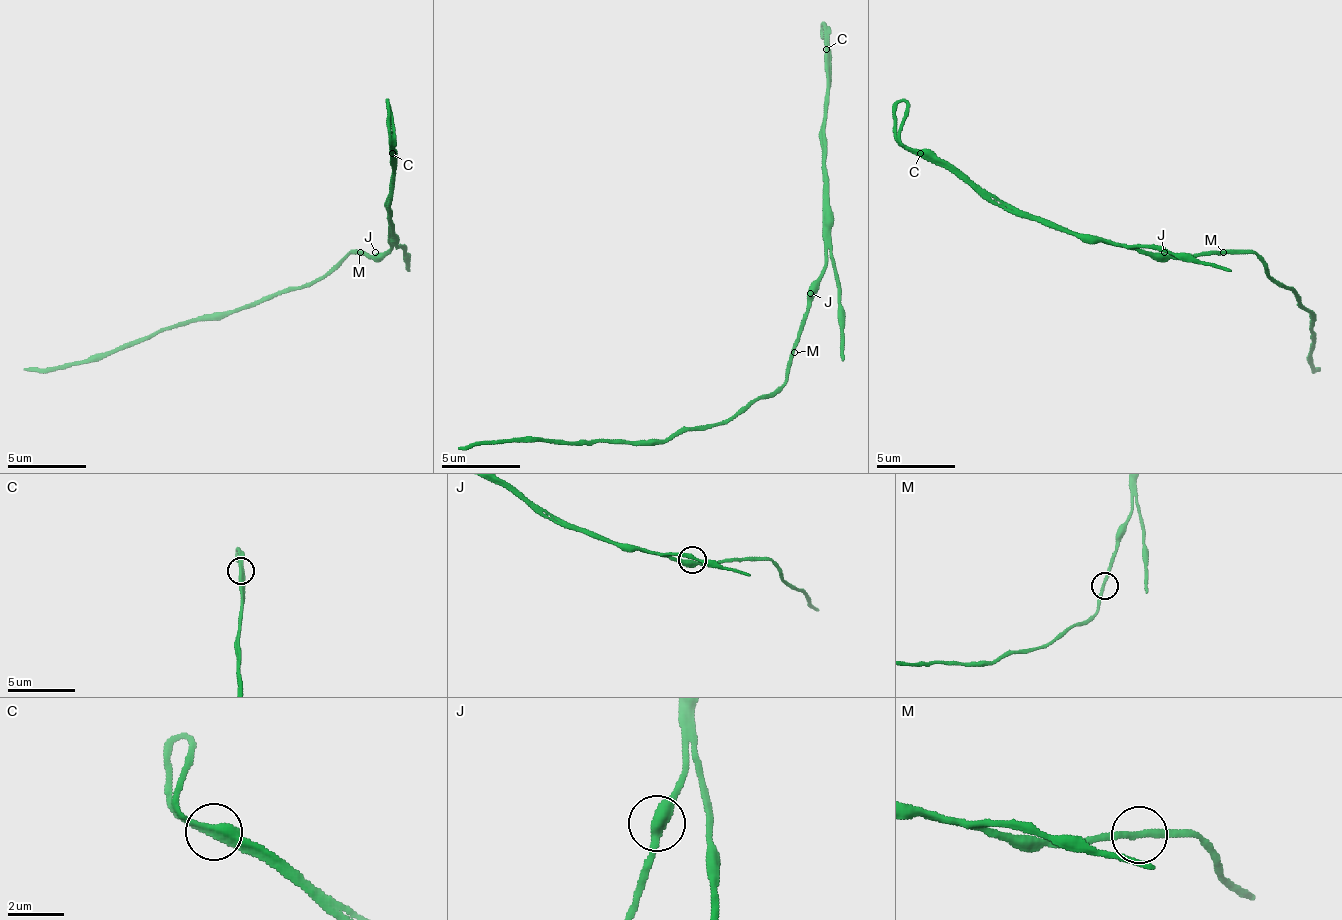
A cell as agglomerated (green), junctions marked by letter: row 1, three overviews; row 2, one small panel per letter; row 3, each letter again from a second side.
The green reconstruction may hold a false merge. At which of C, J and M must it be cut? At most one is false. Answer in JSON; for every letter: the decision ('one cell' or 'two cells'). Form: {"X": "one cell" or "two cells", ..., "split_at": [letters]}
{"C": "one cell", "J": "one cell", "M": "one cell", "split_at": []}

